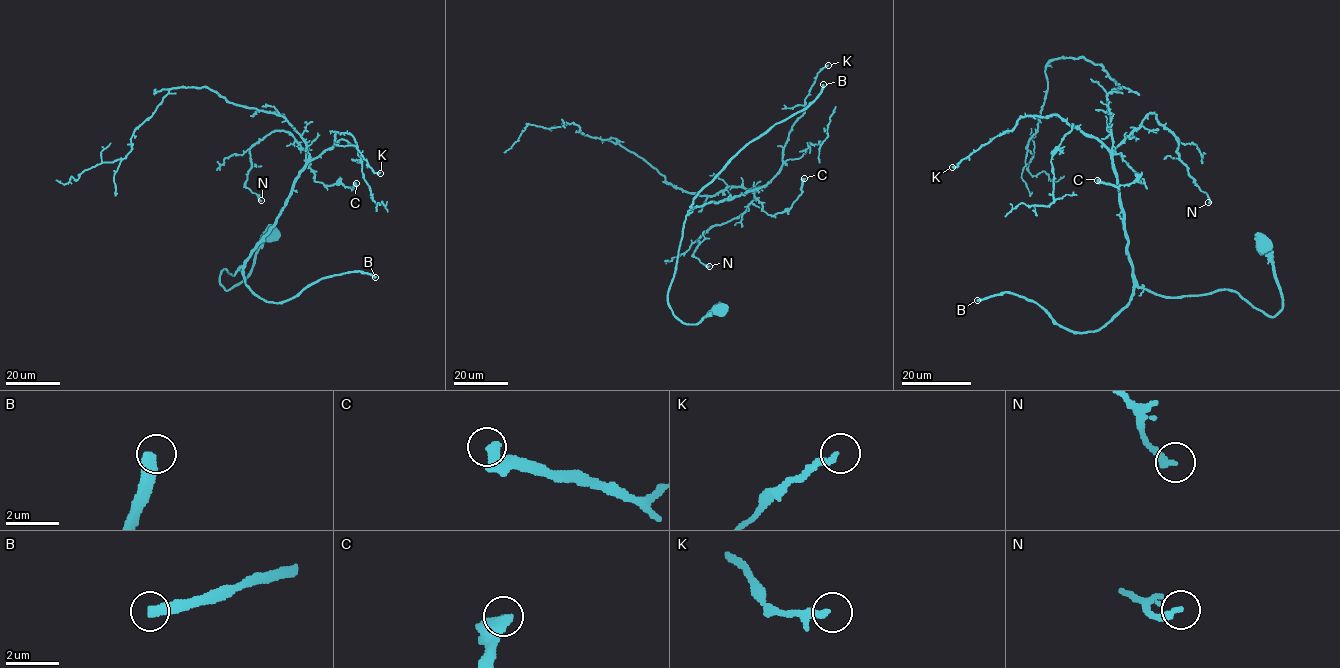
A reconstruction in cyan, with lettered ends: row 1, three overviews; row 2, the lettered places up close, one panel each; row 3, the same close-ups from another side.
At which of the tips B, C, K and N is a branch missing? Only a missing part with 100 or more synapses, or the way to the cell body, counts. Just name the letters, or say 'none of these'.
B

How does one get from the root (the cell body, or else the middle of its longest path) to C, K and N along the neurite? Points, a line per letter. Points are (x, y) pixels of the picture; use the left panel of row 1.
C: (271, 234), (252, 271), (226, 290), (220, 273), (234, 275), (269, 232), (306, 162), (316, 181), (356, 183)
K: (271, 234), (252, 271), (226, 290), (220, 273), (243, 265), (299, 172), (337, 132), (350, 133), (380, 173)
N: (271, 234), (226, 290), (220, 273), (269, 232), (305, 164), (283, 130), (250, 149), (244, 185), (261, 200)

